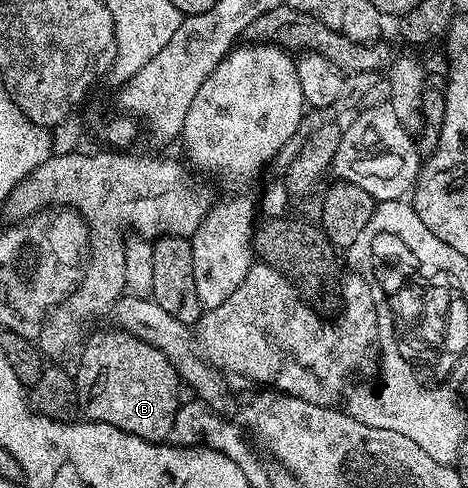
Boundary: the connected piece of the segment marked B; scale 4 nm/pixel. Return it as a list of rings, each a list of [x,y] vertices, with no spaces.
[[[110,328],[91,334],[80,347],[81,363],[75,369],[80,413],[88,421],[111,424],[131,436],[164,443],[165,437],[174,433],[179,405],[179,379],[167,355],[125,330]]]

